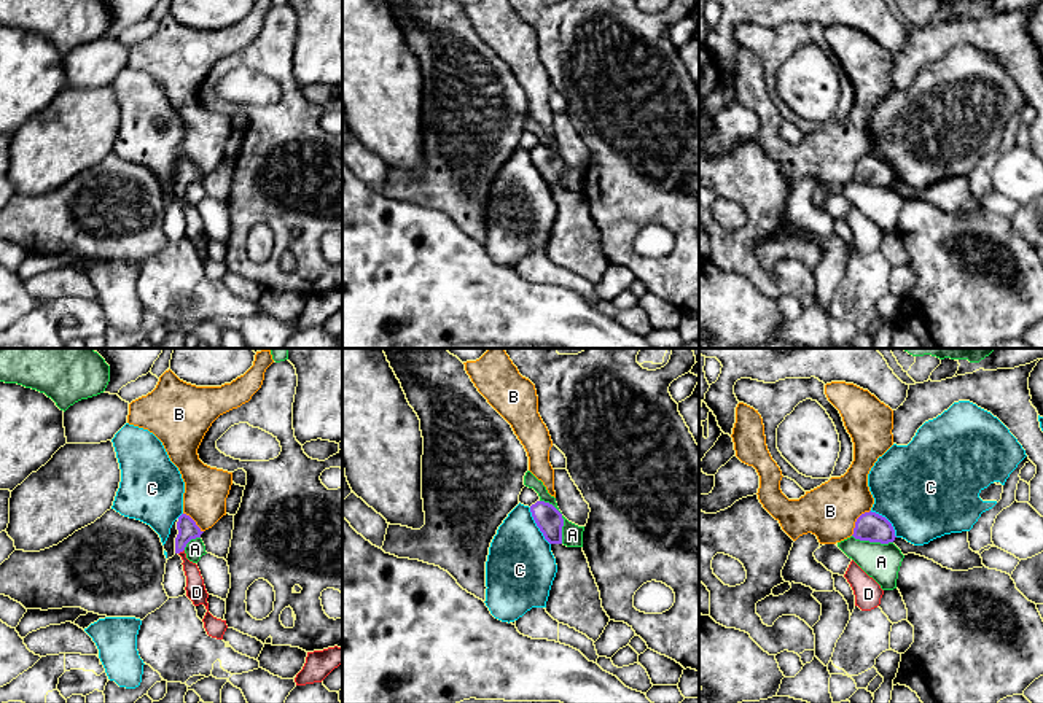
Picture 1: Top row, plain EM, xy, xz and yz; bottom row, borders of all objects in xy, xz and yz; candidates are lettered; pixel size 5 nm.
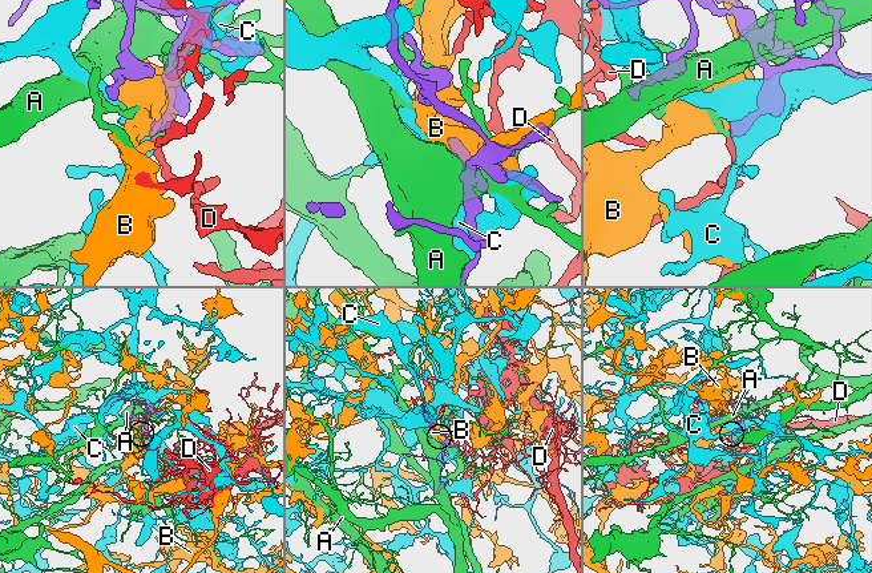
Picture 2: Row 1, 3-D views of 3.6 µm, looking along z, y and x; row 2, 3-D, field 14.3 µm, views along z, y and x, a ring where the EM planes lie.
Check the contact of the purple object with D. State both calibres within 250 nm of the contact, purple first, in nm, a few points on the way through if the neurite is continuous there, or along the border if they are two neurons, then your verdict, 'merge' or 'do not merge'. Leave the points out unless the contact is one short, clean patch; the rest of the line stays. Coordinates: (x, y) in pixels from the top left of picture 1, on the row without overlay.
100/100 nm | across xy (187, 170), (180, 194), (191, 213), (196, 236) | merge

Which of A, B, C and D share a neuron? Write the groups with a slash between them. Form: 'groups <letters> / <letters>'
groups A / B / C / D

